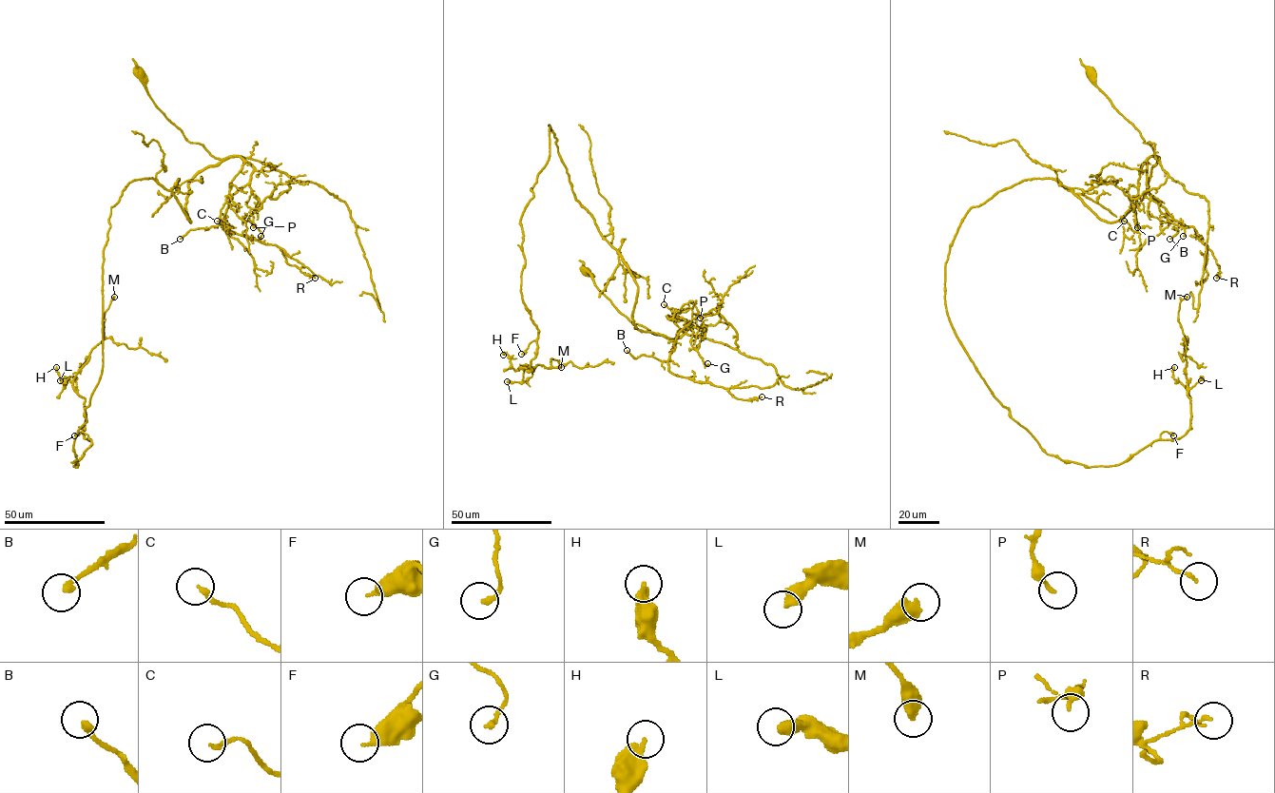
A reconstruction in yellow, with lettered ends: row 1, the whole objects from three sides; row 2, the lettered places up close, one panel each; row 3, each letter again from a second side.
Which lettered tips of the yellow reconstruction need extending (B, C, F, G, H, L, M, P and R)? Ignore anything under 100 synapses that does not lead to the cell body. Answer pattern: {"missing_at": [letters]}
{"missing_at": []}

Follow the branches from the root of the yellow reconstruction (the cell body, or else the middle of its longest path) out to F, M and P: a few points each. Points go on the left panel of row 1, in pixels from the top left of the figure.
F: (138, 72), (222, 160), (188, 184), (191, 222), (154, 179), (111, 207), (75, 467), (91, 440), (74, 435)
M: (138, 72), (222, 160), (191, 222), (154, 179), (110, 209), (75, 467), (72, 379), (114, 297)
P: (138, 72), (154, 103), (187, 141), (218, 159), (249, 158), (291, 178), (288, 189), (250, 210), (253, 227)

